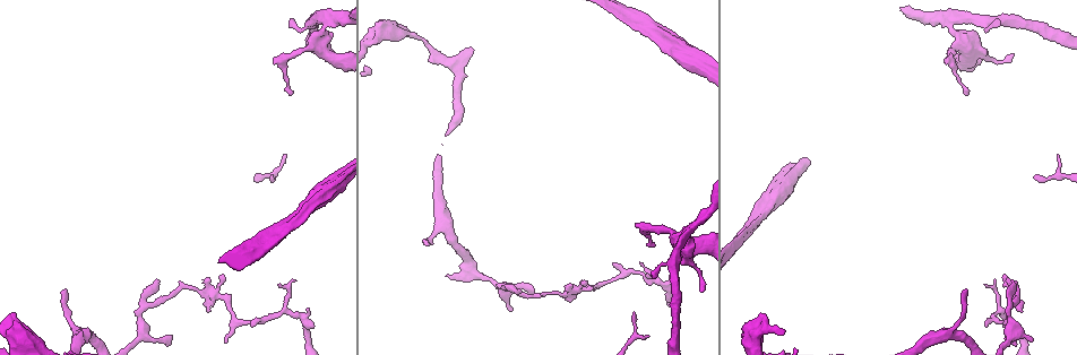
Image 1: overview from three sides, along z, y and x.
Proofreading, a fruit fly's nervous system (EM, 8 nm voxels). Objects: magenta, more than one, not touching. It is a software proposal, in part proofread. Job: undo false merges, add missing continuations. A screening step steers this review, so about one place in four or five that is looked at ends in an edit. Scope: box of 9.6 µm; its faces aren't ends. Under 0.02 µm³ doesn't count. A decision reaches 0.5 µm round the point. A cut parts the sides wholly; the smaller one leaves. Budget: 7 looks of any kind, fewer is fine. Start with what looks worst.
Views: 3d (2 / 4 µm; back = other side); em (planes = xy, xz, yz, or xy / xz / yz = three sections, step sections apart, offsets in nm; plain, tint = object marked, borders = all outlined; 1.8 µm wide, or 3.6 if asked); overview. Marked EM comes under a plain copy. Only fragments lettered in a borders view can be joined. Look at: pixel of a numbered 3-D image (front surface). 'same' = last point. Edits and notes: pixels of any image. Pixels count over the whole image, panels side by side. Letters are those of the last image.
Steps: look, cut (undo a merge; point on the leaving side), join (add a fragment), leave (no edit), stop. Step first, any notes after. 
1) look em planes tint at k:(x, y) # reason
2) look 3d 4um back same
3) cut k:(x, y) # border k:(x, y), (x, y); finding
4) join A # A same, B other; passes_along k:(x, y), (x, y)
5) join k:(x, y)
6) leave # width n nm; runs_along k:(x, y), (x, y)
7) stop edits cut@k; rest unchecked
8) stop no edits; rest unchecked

look 3d 4um at 1:(745, 340) # three-way junction

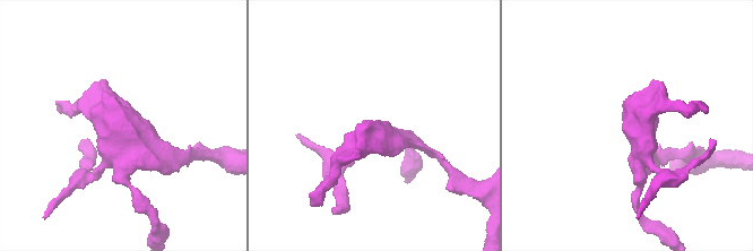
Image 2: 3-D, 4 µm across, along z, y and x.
look em planes tint at 2:(630, 127) # need the tissue

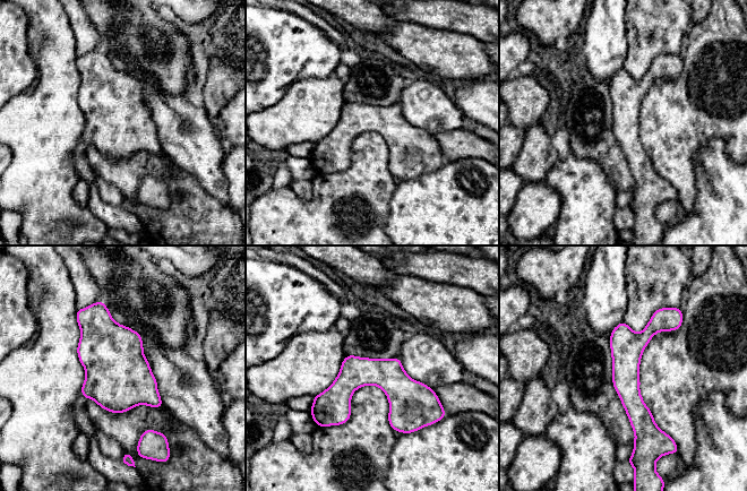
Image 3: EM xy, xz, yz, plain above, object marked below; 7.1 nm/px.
look em planes borders same # what lies round it

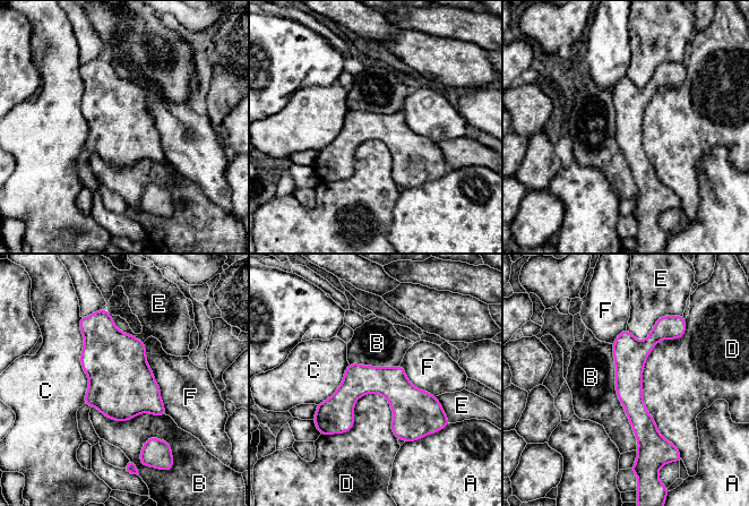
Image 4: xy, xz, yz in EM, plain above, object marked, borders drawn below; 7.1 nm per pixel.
leave # width 220 nm; A other, B other, C other, D other, E other, F other; border 4:(687, 327), (643, 372), (674, 445); one cell here

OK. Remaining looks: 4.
look 3d 2um at 1:(952, 20) # a fork

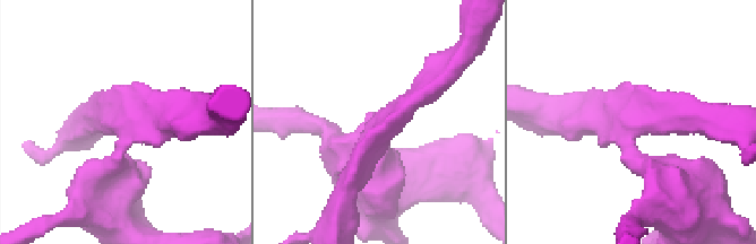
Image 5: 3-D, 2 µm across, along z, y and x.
look em xz step 16 tint at 5:(120, 127) # arms 3; arm_widths 220, 220, 360 nm

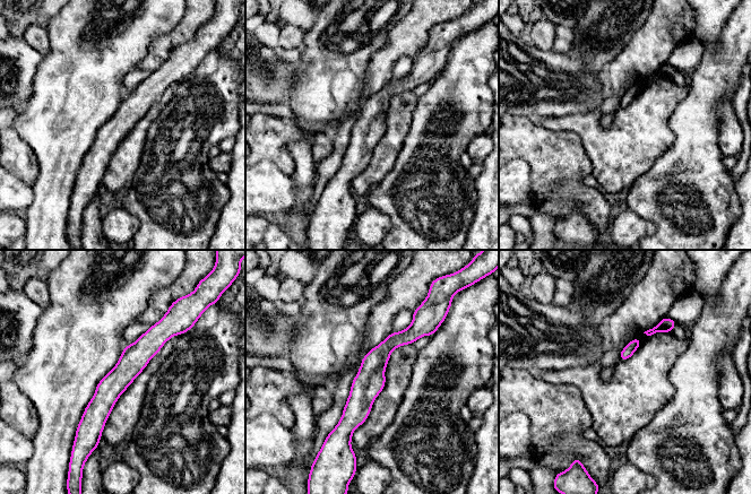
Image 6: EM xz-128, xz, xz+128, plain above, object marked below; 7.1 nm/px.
look em planes borders same

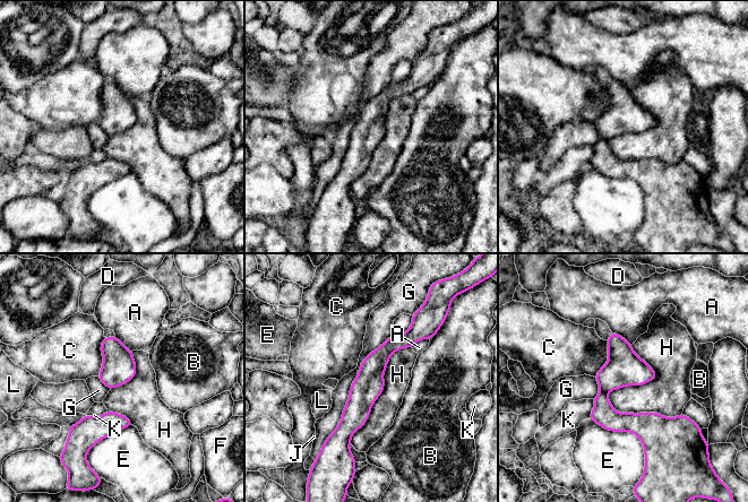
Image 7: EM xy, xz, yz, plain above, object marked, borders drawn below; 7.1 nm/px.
cut 7:(624, 368) # longest_contact G 900 nm; A other, B other, C other, D other, E other, F other, G other, H other, J other, K other, L other; border 7:(601, 390), (605, 394); a second cell is stuck on

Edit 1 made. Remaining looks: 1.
look em 3.6um planes borders at 1:(289, 94) # free end

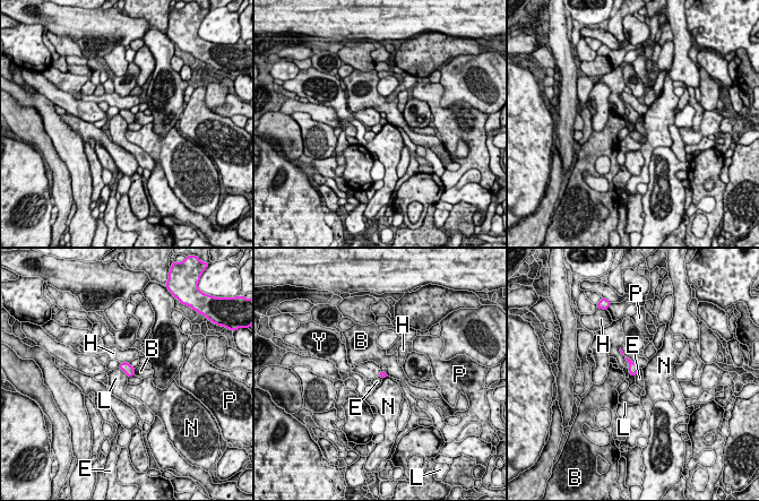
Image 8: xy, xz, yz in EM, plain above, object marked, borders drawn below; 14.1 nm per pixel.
leave # longest_contact H 420 nm; B other, E other, H other, L other, N other, P other, Y other; border 8:(119, 366), (128, 377); no lettered fragment goes on from it

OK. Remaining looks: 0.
stop edits cut@7; rest unchecked

